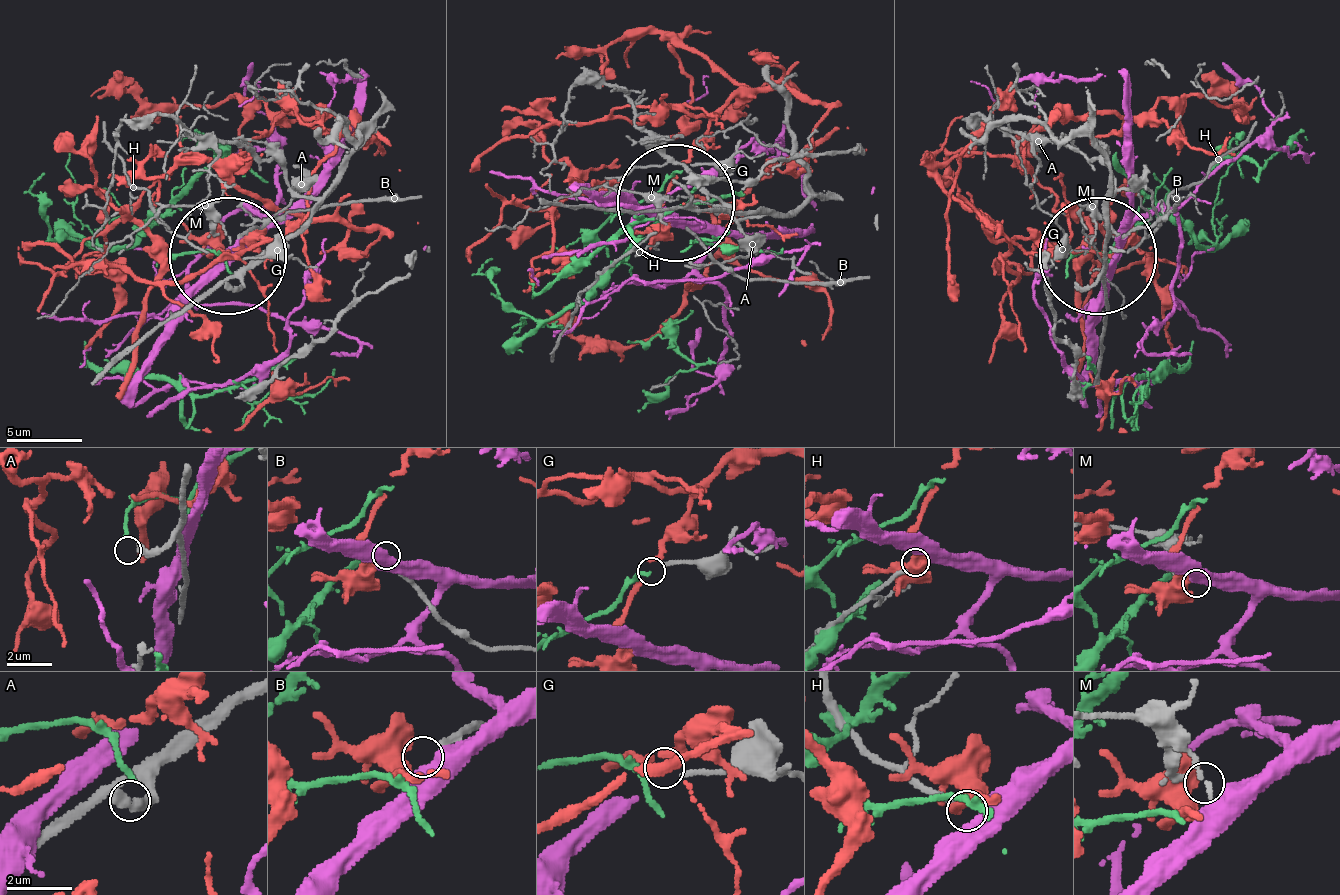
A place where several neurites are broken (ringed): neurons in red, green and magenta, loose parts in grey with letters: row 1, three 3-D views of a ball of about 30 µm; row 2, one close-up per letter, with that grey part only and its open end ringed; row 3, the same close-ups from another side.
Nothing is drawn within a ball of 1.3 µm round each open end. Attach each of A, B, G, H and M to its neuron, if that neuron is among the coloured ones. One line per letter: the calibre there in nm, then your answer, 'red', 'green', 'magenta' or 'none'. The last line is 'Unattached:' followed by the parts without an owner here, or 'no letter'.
A: 280 nm thick; none
B: 220 nm thick; none
G: 170 nm thick; green
H: 170 nm thick; magenta
M: 240 nm thick; none
Unattached: A, B, M

